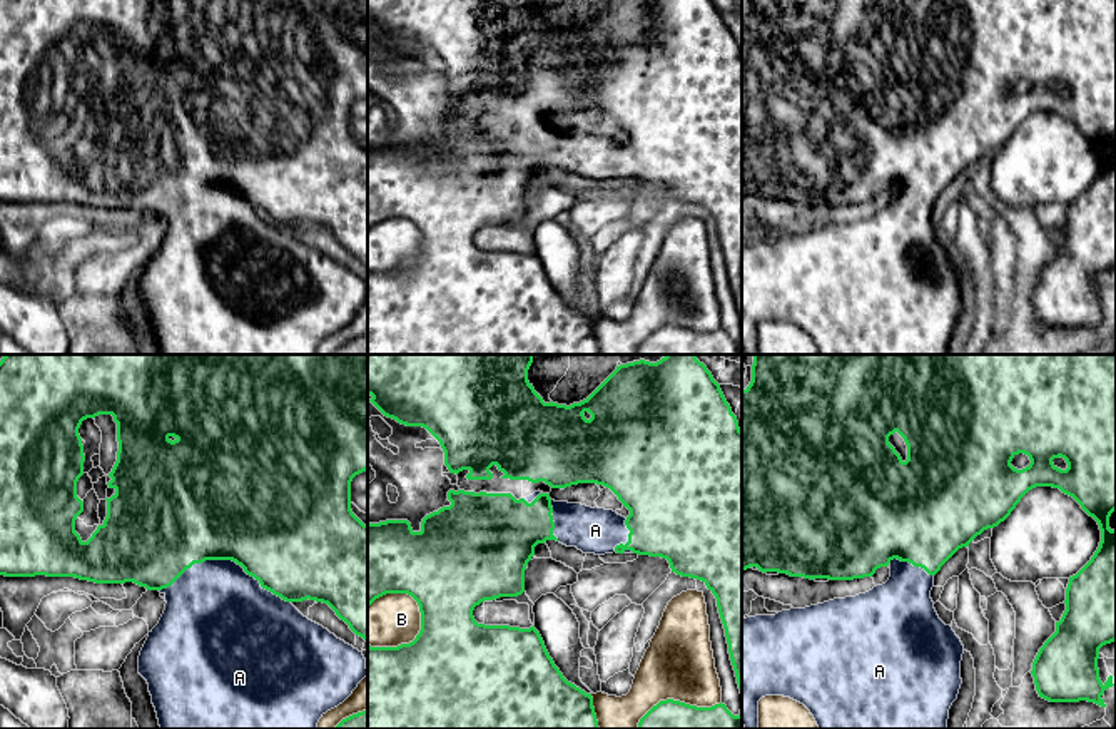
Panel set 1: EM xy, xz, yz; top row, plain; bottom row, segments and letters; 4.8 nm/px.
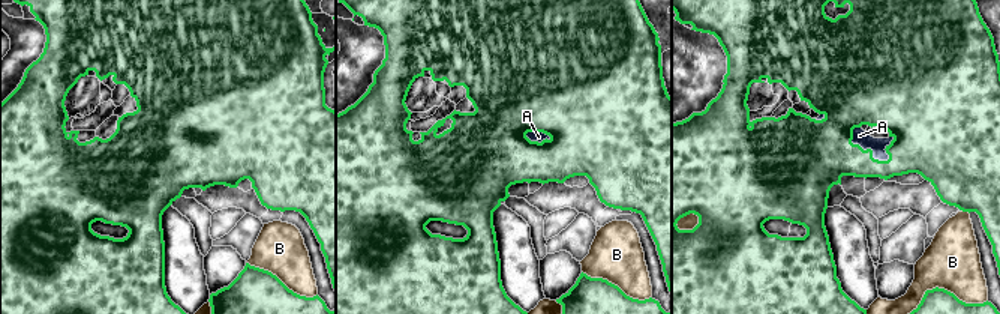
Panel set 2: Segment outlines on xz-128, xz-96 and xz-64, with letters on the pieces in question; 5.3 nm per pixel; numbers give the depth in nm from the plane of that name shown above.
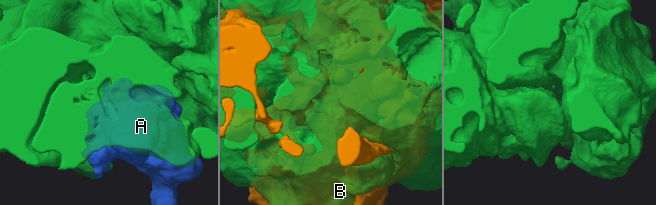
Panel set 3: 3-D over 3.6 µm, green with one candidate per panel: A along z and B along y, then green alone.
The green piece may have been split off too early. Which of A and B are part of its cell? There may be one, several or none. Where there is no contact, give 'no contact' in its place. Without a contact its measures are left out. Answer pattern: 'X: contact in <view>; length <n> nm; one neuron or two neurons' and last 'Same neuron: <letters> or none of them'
A: contact in xy; length 650 nm; one neuron
B: contact in xz; length 320 nm; two neurons
Same neuron: A

